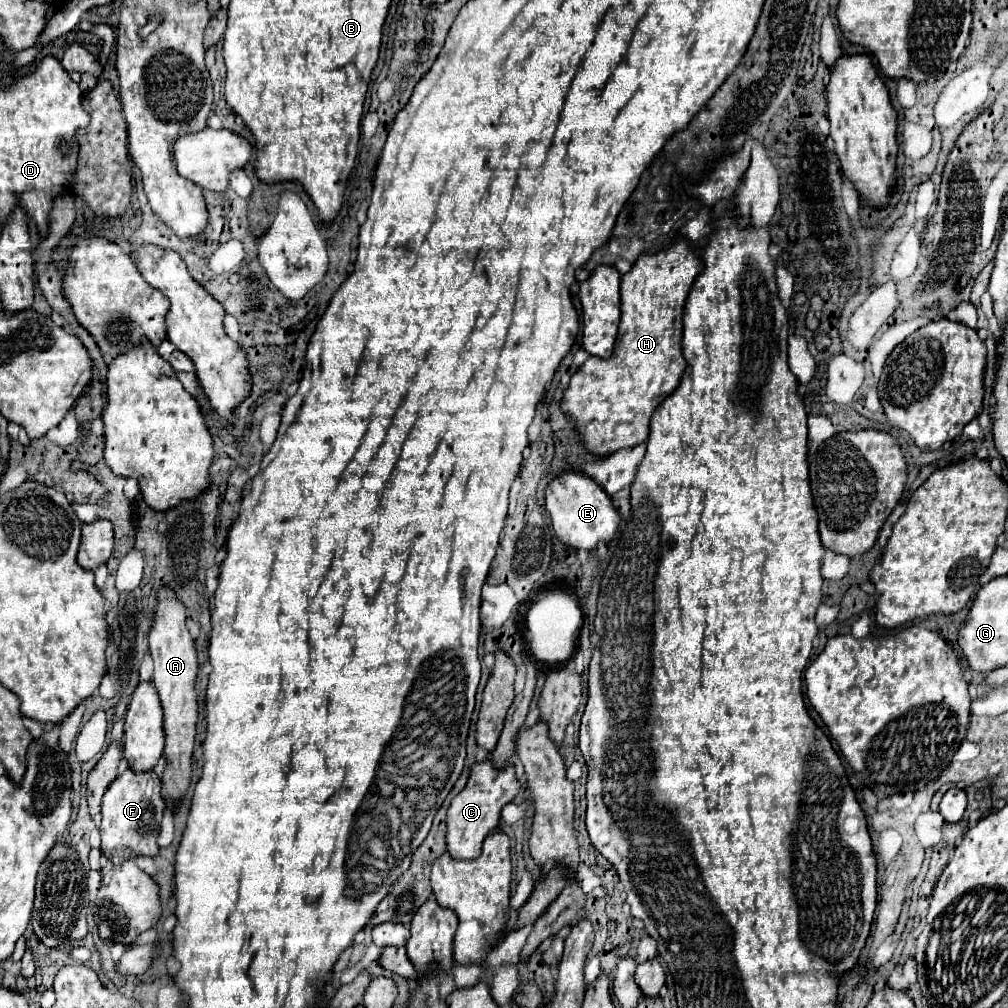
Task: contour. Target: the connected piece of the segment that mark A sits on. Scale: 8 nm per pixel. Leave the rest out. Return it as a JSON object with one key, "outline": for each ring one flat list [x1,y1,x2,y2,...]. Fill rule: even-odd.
{"outline":[[159,587,155,601,155,621,149,633,149,651,155,661,153,683,159,691,159,699,165,713,165,759,167,771,163,773,163,797,169,803,179,801,185,795,185,789,191,779,191,755,195,745,195,723,197,723,197,695,195,695,195,677,197,677,197,655,195,643,187,629,187,613,177,593,171,587]]}

